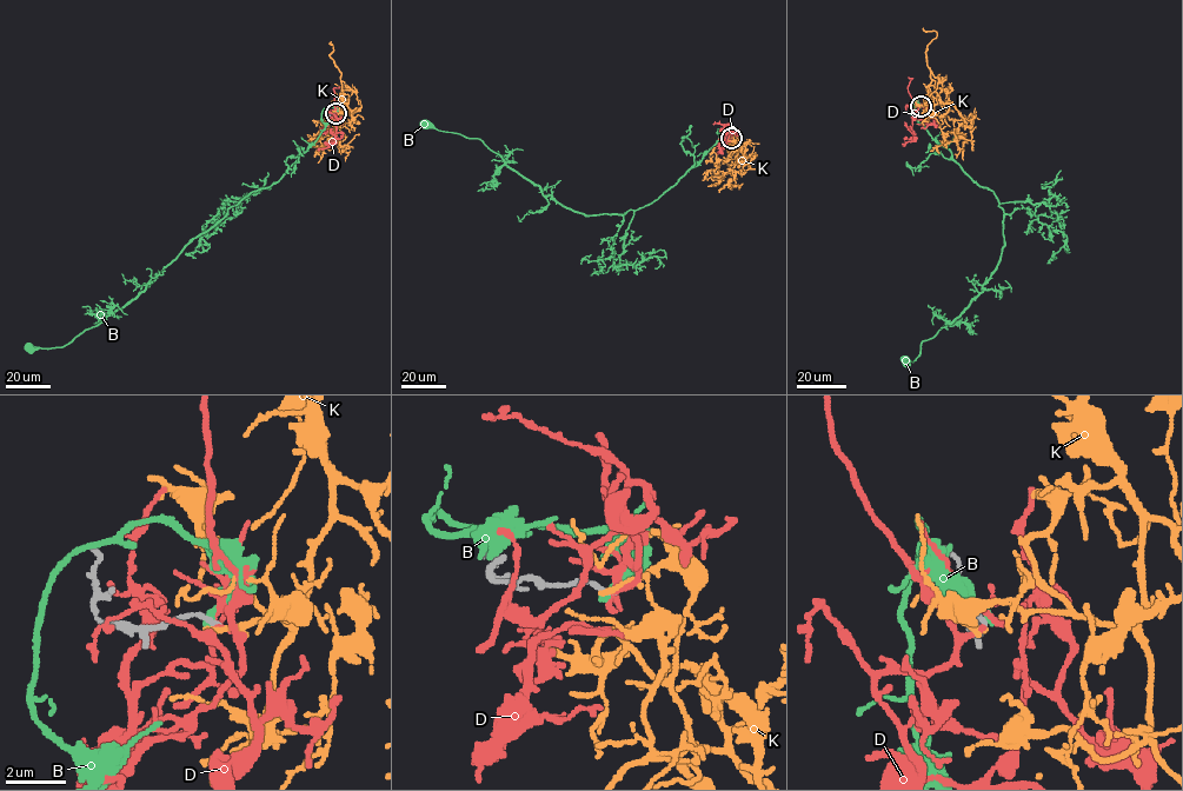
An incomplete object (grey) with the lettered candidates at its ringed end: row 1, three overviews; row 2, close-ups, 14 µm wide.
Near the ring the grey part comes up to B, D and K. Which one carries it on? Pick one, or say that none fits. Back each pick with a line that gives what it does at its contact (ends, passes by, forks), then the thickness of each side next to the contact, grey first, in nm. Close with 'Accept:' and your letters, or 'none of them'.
D: it ends; calibres 150 and 150 nm
Accept: D

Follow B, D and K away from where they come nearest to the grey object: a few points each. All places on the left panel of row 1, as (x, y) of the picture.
B: (334, 113), (325, 107), (326, 127), (277, 183), (227, 210), (135, 298), (61, 347), (28, 347)
D: (334, 114), (334, 138), (318, 151)
K: (334, 114), (341, 112), (343, 90), (339, 110), (325, 128), (339, 145), (345, 138), (343, 132)

